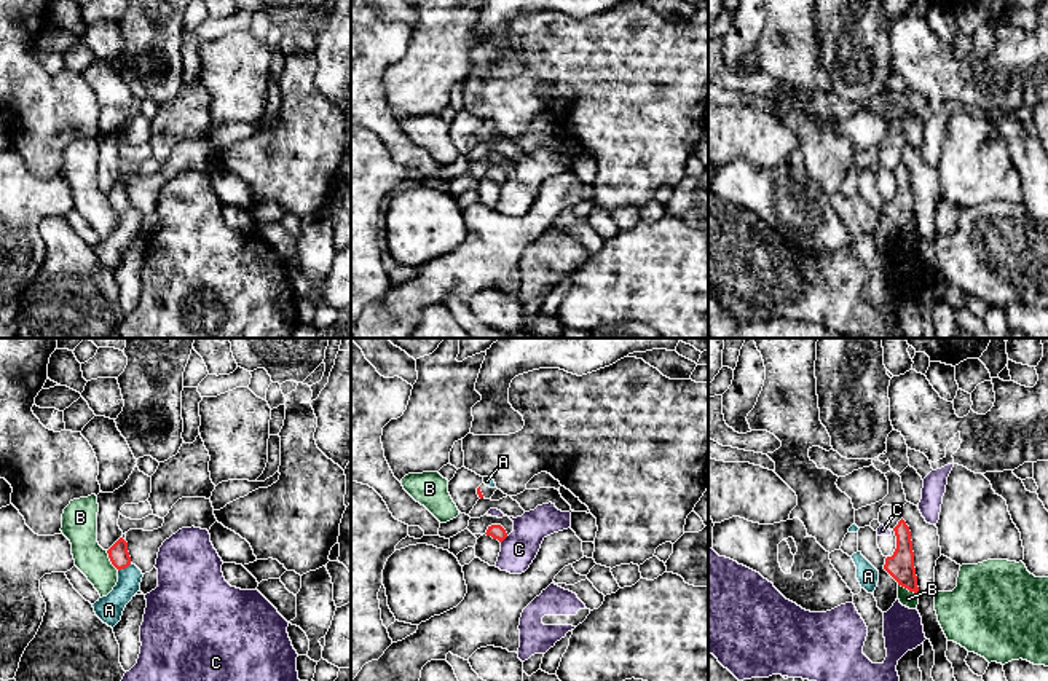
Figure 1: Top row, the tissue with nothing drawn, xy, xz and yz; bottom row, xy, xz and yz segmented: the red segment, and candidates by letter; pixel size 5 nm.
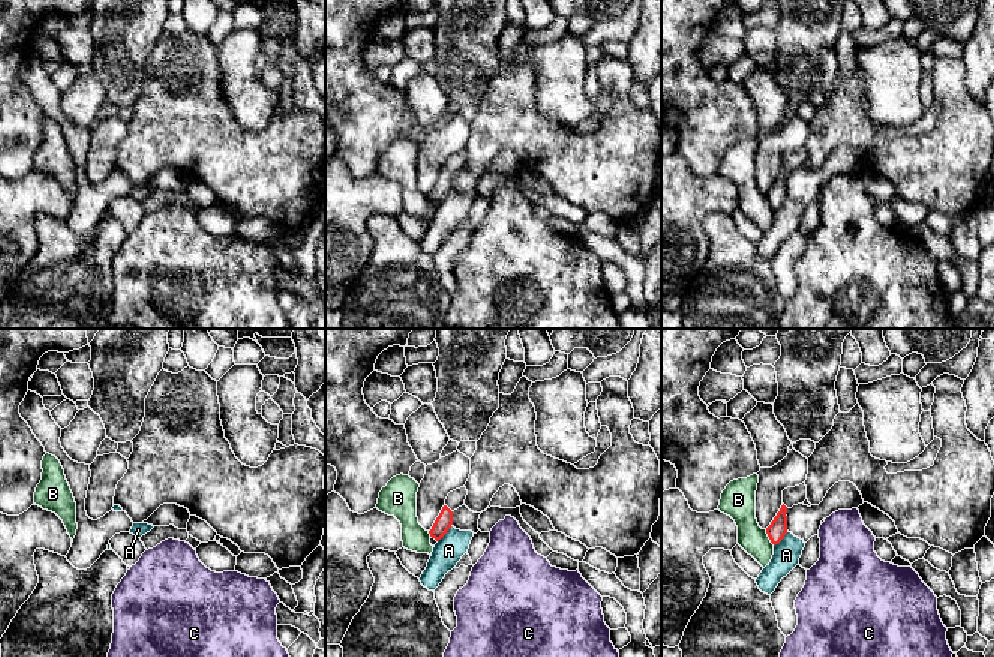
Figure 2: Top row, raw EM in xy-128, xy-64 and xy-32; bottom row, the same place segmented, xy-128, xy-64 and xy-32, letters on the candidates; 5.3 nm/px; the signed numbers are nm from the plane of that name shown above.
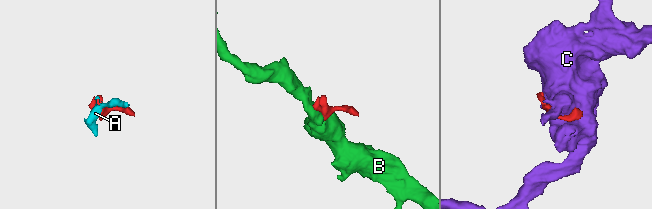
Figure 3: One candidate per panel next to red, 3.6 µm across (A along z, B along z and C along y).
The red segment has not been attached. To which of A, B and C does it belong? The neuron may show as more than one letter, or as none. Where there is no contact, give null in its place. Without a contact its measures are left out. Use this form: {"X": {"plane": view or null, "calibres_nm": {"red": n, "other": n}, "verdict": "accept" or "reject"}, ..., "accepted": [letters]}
{"A": {"plane": "xy", "calibres_nm": {"red": 100, "other": 140}, "verdict": "reject"}, "B": {"plane": "xy", "calibres_nm": {"red": 100, "other": 180}, "verdict": "reject"}, "C": {"plane": "xz", "calibres_nm": {"red": 80, "other": 180}, "verdict": "reject"}, "accepted": []}

